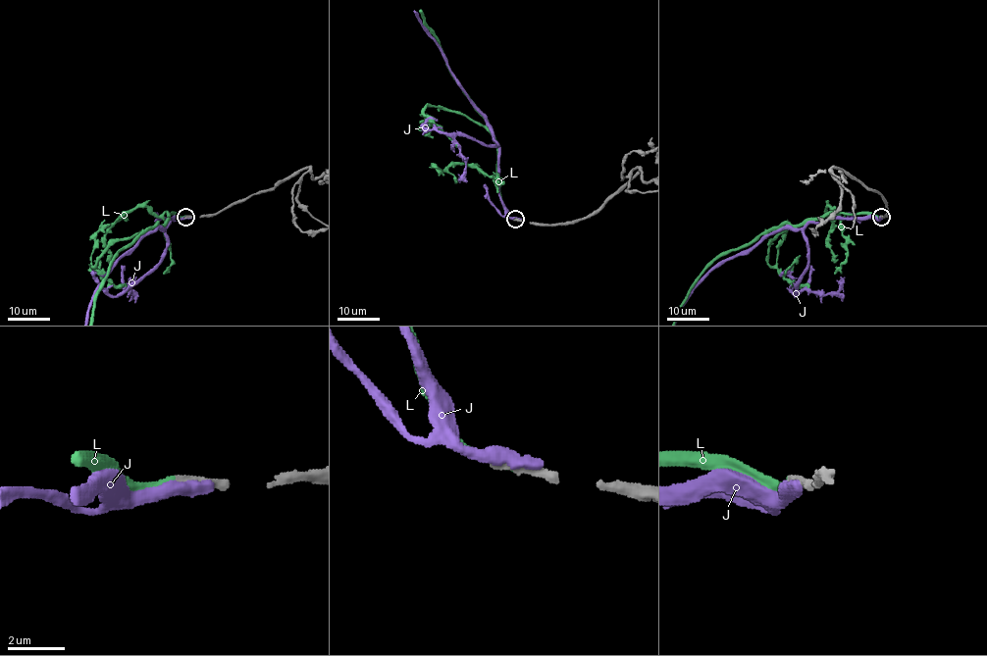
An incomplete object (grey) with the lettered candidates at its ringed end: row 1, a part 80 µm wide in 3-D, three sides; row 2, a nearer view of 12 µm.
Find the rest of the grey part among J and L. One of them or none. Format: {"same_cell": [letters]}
{"same_cell": ["L"]}

